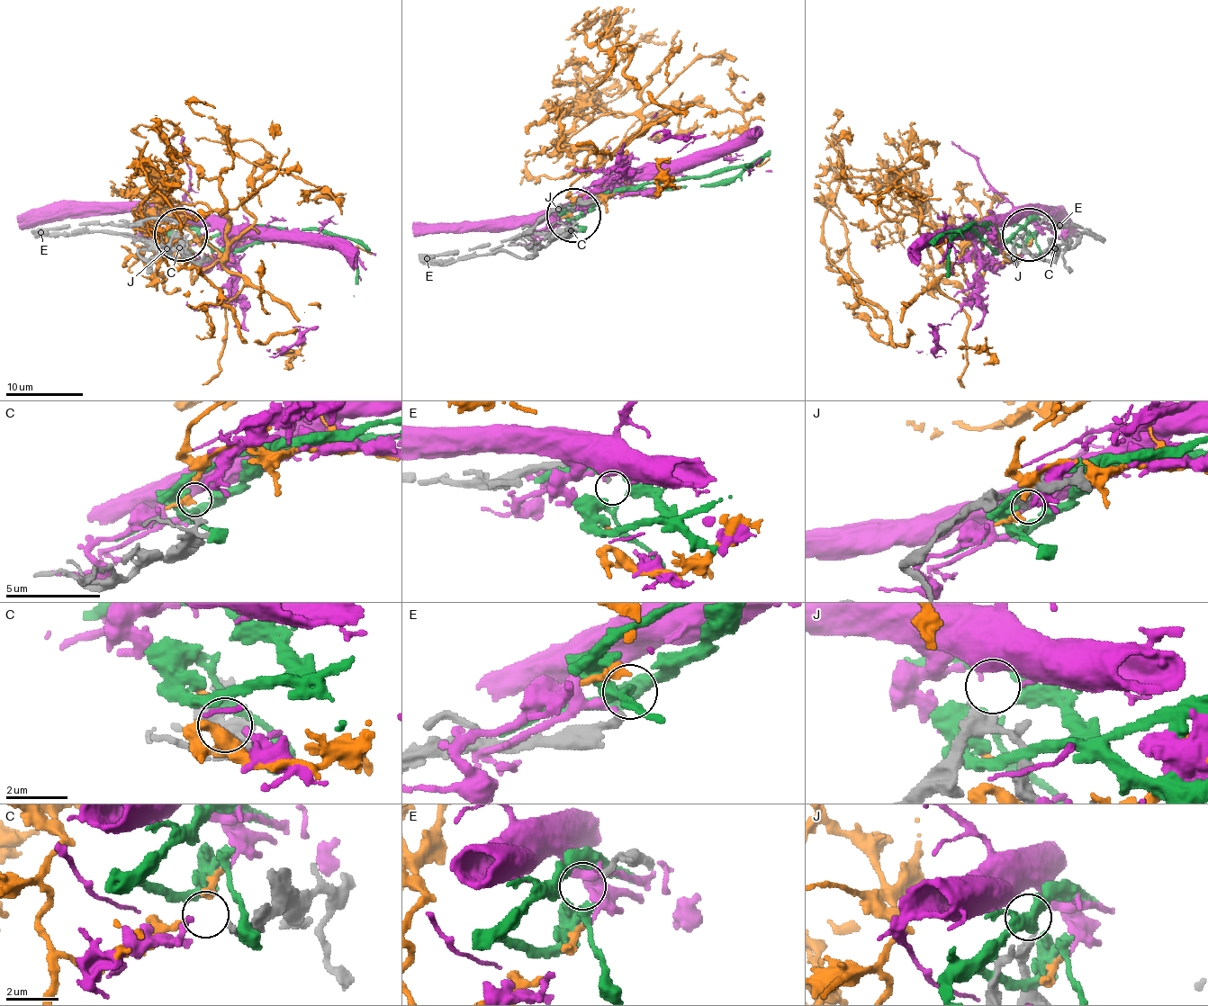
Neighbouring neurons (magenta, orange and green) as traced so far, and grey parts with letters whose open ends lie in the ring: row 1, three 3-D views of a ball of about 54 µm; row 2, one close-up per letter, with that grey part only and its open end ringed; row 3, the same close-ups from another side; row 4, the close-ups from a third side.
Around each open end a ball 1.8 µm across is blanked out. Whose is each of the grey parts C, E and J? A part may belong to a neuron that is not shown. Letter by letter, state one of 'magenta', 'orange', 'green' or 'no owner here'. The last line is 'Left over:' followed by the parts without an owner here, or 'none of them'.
C: orange
E: green
J: no owner here
Left over: J

